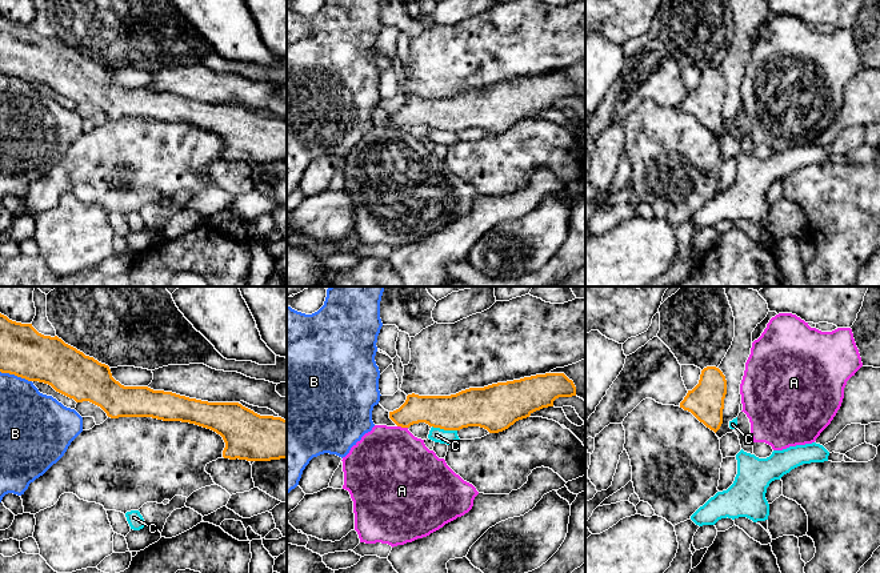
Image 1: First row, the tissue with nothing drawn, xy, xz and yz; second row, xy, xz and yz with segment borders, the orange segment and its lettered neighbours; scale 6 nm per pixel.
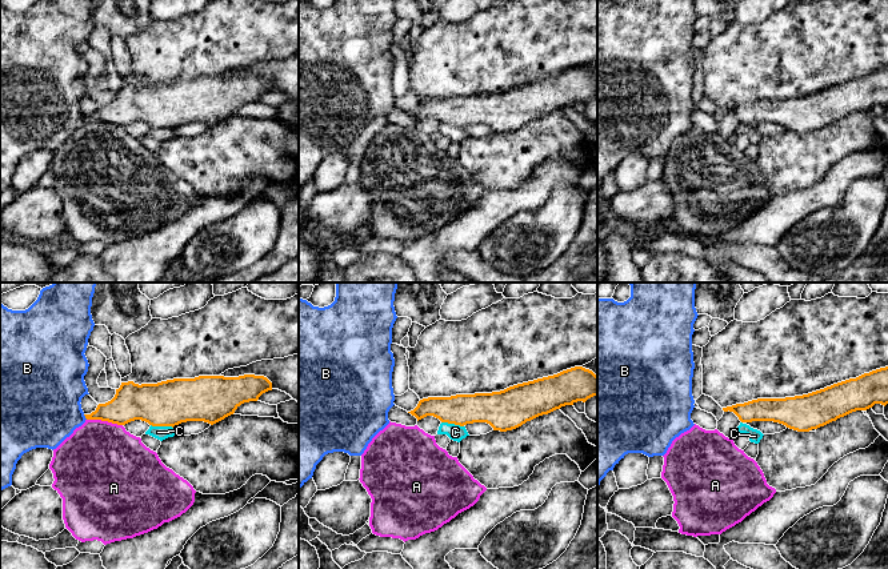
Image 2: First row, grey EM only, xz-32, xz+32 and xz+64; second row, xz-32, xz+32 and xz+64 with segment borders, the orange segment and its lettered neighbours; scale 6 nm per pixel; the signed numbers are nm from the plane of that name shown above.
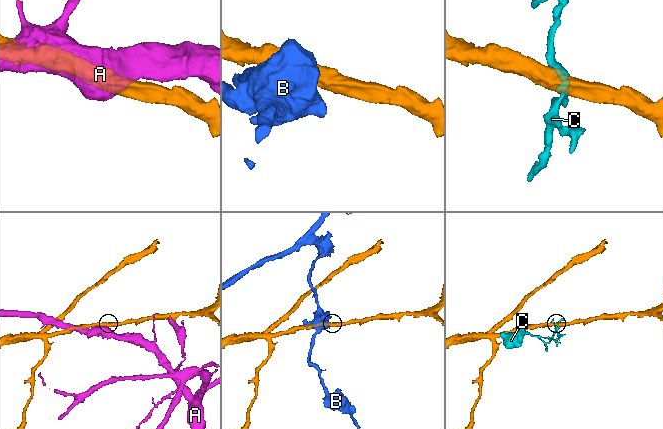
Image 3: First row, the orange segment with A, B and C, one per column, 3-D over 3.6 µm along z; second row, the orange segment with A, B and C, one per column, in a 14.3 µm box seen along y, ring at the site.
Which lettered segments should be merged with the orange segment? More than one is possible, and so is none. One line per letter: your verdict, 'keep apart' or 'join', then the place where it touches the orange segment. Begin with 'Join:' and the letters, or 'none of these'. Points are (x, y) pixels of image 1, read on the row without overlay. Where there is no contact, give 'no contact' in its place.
Join: none of these
A: keep apart | xz (403, 128)
B: keep apart | xy (16, 76)
C: keep apart | xz (444, 131)

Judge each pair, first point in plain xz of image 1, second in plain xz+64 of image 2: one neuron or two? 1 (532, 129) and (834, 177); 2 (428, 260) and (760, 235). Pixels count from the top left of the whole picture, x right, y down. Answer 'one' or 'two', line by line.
1: two
2: one

